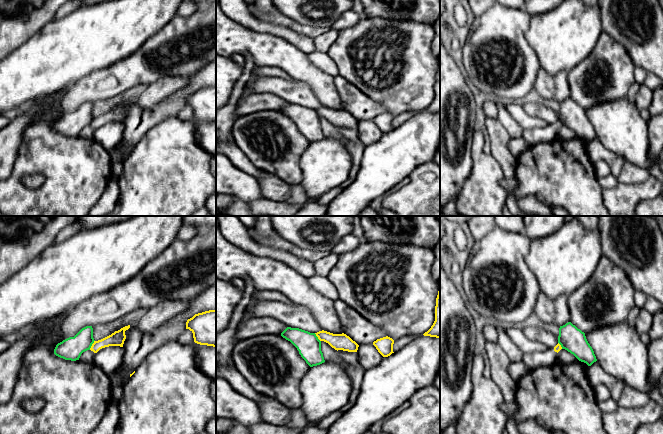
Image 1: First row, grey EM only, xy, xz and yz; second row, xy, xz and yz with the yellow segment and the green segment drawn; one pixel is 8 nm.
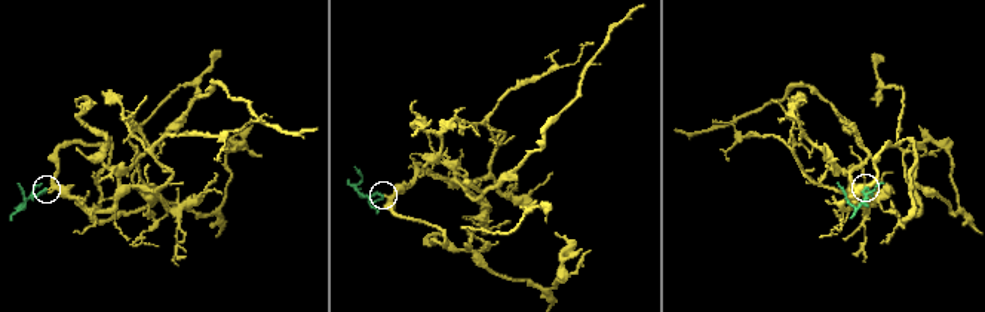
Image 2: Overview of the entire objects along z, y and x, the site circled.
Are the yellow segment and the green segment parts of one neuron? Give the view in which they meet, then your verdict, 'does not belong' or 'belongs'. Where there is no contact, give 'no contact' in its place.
contact in xy; does not belong

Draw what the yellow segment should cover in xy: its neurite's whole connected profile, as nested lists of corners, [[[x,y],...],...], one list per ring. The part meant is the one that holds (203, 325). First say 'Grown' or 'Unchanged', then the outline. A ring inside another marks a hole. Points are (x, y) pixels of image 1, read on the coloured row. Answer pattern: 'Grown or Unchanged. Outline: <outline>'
Unchanged. Outline: [[[216,310],[195,314],[187,320],[186,329],[193,333],[195,343],[216,347]]]

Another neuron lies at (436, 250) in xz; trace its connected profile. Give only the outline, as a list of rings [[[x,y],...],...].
[[[440,239],[433,248],[435,259],[432,266],[432,275],[436,281],[440,281]]]

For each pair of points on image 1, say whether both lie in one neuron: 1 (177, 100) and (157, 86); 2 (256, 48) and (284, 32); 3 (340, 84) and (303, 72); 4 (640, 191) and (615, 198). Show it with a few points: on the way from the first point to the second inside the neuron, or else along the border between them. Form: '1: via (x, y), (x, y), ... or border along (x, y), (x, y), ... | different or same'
1: border along (188, 81), (150, 109) | different
2: border along (256, 30), (279, 35), (299, 48) | different
3: border along (332, 77), (334, 87), (342, 104) | different
4: via (634, 193), (621, 198) | same

